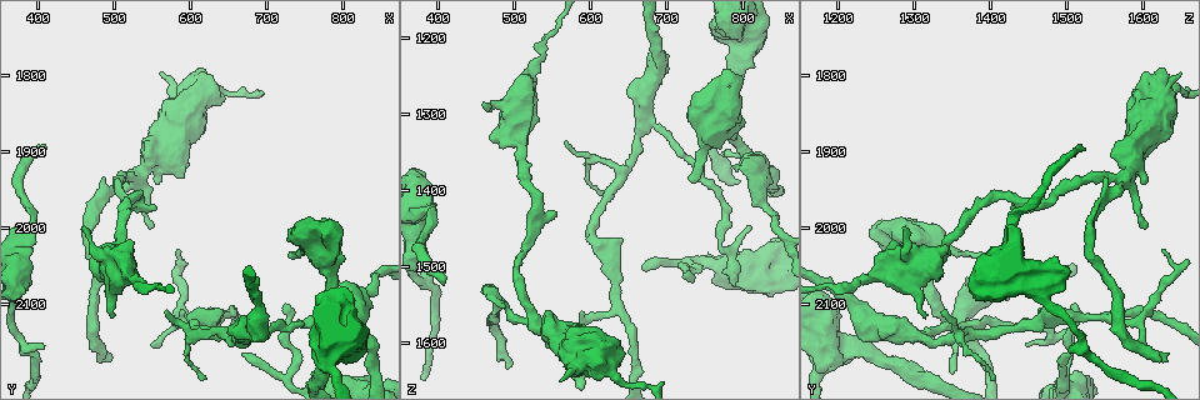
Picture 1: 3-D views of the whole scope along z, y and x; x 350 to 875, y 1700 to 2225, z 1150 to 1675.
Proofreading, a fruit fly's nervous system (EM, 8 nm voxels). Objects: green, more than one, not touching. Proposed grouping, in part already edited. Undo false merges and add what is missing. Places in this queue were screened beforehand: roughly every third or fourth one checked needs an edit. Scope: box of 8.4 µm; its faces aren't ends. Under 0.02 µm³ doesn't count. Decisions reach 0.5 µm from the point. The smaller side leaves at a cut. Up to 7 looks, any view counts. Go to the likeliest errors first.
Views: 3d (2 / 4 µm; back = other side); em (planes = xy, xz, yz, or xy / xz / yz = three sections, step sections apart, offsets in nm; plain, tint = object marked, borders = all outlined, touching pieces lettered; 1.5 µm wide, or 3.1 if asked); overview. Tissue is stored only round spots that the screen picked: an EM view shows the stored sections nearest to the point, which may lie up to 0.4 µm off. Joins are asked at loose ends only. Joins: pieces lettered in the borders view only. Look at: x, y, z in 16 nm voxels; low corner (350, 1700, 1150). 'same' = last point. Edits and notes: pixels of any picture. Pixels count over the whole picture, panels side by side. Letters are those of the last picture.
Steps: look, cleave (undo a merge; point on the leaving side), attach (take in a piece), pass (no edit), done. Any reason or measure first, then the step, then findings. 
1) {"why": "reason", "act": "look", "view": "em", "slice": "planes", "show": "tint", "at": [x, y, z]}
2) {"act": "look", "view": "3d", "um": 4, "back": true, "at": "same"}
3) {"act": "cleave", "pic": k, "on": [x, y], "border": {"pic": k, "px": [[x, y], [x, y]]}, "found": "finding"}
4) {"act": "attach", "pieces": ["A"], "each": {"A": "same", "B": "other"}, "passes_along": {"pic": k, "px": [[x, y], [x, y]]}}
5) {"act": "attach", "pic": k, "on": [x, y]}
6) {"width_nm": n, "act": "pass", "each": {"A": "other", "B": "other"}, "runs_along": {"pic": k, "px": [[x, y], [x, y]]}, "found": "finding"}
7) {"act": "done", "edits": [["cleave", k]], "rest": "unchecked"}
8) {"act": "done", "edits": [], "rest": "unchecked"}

{"why": "tapers out", "act": "look", "view": "em", "slice": "planes", "show": "plain", "at": [410, 1895, 1520]}

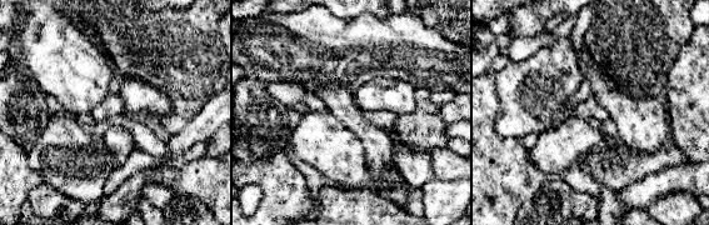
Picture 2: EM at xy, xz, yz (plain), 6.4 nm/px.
{"act": "look", "view": "em", "slice": "planes", "show": "borders", "at": "same"}

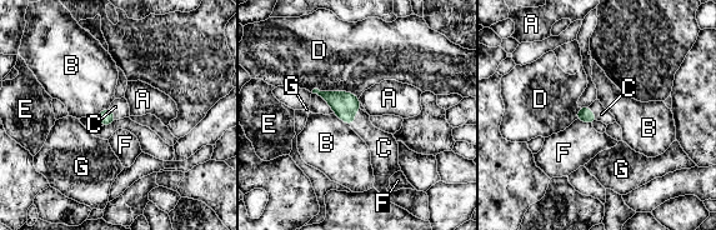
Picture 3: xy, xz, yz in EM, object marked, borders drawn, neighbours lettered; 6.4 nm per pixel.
{"longest_contact_nm": ["D", 320], "act": "attach", "pieces": ["C"], "each": {"A": "other", "B": "other", "C": "same", "D": "other", "E": "other", "F": "other", "G": "other"}, "passes_along": {"pic": 3, "px": [[345, 105], [354, 118], [381, 145]]}, "found": "it goes on there"}

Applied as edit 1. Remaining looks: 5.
{"act": "look", "view": "overview"}

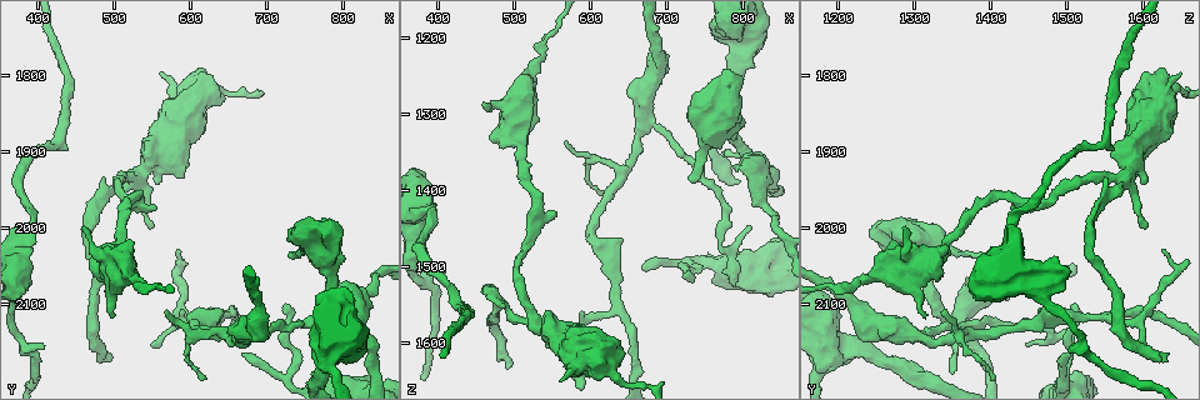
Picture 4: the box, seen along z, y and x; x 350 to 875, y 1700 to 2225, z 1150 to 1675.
{"why": "long arm stops here", "act": "look", "view": "3d", "um": 4, "at": [490, 2165, 1630]}

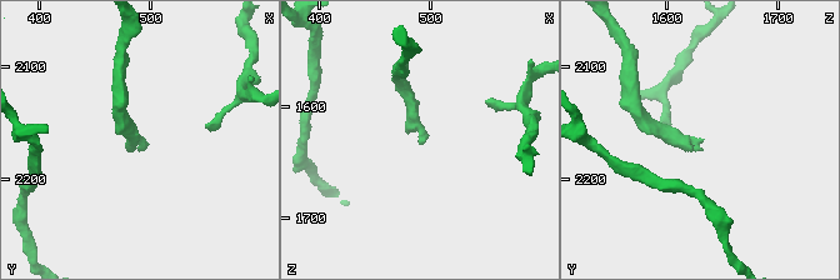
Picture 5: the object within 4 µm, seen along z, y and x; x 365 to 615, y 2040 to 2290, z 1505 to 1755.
{"why": "need the tissue", "act": "look", "view": "em", "slice": "planes", "show": "borders", "at": [488, 2162, 1630]}

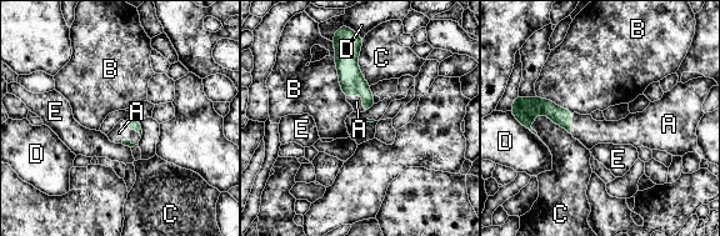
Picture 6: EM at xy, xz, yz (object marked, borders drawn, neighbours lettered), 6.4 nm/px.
{"longest_contact_nm": ["B", 380], "act": "attach", "pieces": ["A"], "each": {"A": "same", "B": "other", "C": "other", "D": "other", "E": "other"}, "passes_along": {"pic": 6, "px": [[350, 78], [363, 95], [356, 101]]}, "found": "the cell continues"}

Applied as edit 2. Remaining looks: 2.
{"why": "arms part here", "act": "look", "view": "3d", "um": 2, "at": [805, 2120, 1350]}

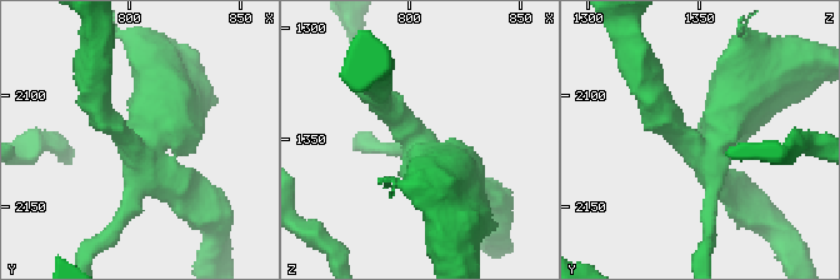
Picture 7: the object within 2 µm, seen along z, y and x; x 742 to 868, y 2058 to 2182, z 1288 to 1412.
{"why": "now the EM", "act": "look", "view": "em", "slice": "yz", "step": 8, "show": "borders", "at": [804, 2122, 1352]}

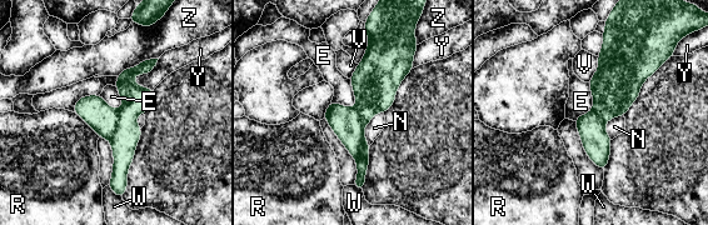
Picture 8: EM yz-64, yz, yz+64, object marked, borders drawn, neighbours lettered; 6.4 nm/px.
{"width_nm": 220, "act": "cleave", "pic": 8, "on": [136, 99], "each": {"E": "other", "N": "other", "R": "other", "V": "other", "W": "other", "Y": "other", "Z": "other"}, "part_leaving": {"pic": 8, "px": [[153, 61], [129, 76], [114, 188]]}, "found": "two cells meet here"}

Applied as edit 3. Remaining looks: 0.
{"act": "done", "edits": [["attach", 3], ["attach", 6], ["cleave", 8]], "rest": "unchecked"}

